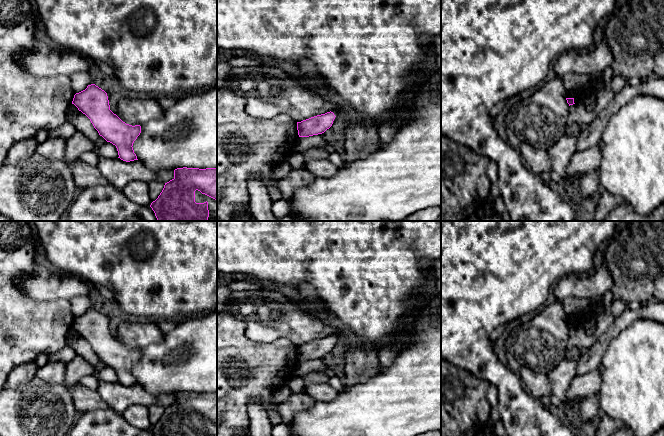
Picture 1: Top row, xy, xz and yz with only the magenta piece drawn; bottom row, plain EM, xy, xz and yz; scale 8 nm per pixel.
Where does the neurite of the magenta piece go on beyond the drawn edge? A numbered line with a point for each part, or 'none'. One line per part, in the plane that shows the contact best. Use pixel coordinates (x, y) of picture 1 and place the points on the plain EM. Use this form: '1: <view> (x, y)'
1: xy (199, 421)

